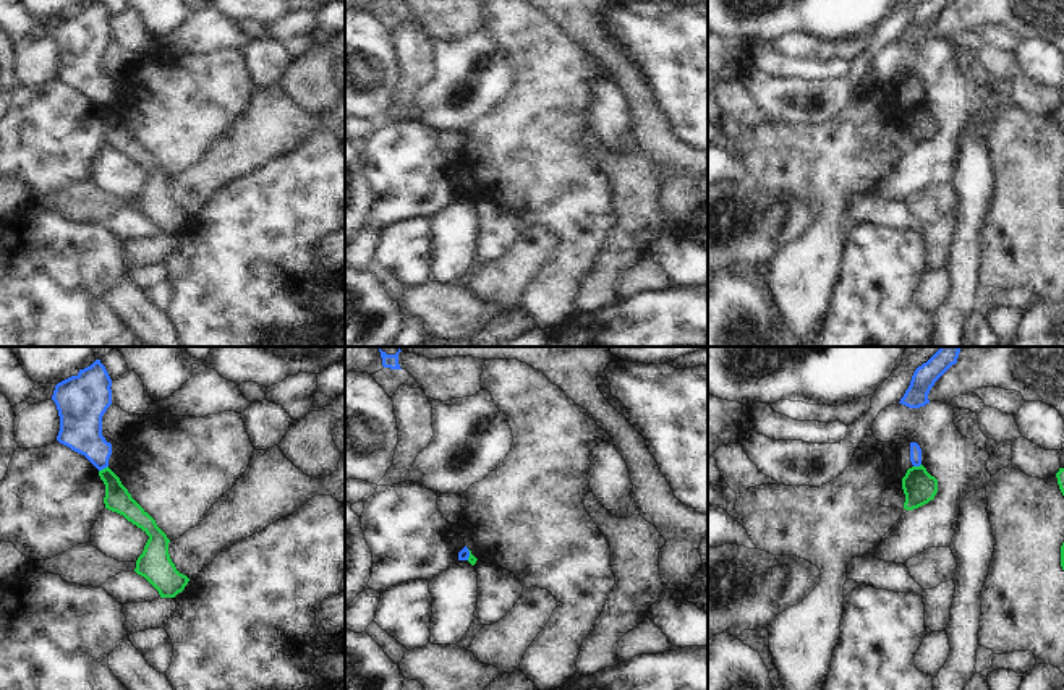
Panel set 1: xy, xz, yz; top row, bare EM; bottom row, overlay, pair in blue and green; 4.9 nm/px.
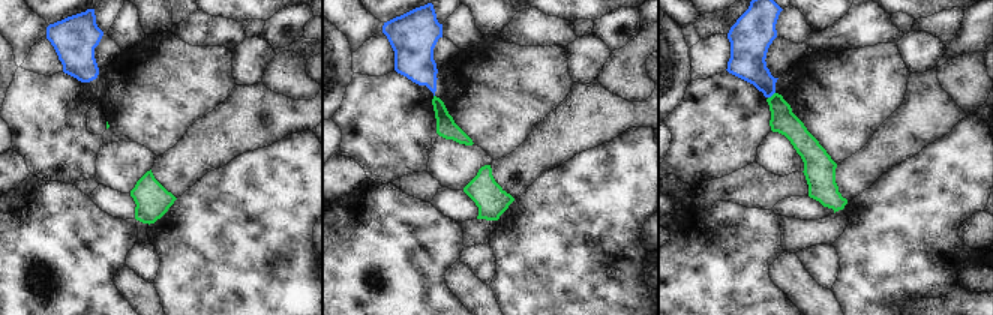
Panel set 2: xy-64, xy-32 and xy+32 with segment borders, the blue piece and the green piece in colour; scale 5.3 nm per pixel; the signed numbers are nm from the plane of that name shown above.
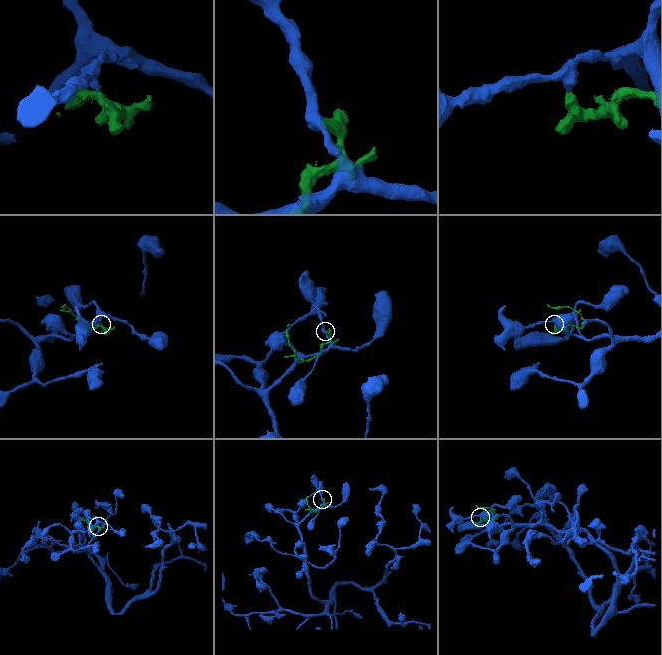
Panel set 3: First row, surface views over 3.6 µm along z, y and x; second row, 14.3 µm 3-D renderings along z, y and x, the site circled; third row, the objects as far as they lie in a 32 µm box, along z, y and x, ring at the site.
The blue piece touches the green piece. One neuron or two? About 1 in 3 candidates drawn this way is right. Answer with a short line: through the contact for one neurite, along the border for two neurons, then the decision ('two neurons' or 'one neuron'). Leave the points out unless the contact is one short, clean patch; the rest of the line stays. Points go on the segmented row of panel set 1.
line xy (107, 465), (99, 472); two neurons

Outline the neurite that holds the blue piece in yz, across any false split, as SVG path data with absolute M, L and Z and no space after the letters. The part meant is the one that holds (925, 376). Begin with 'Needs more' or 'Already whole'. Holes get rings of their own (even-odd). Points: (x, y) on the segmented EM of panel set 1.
Already whole. M939 347L926 363L915 369L910 385L899 403L909 408L920 408L930 403L928 394L931 387L952 364L957 363L959 353L959 347Z

